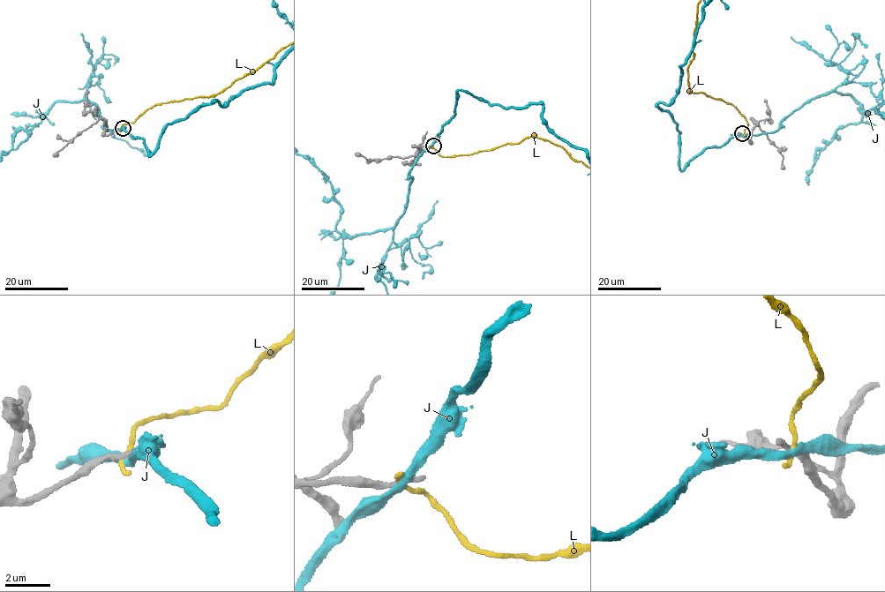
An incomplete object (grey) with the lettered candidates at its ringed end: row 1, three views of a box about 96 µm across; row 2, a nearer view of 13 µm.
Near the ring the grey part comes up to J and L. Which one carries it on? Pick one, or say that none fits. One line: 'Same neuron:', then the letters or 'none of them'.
Same neuron: none of them

